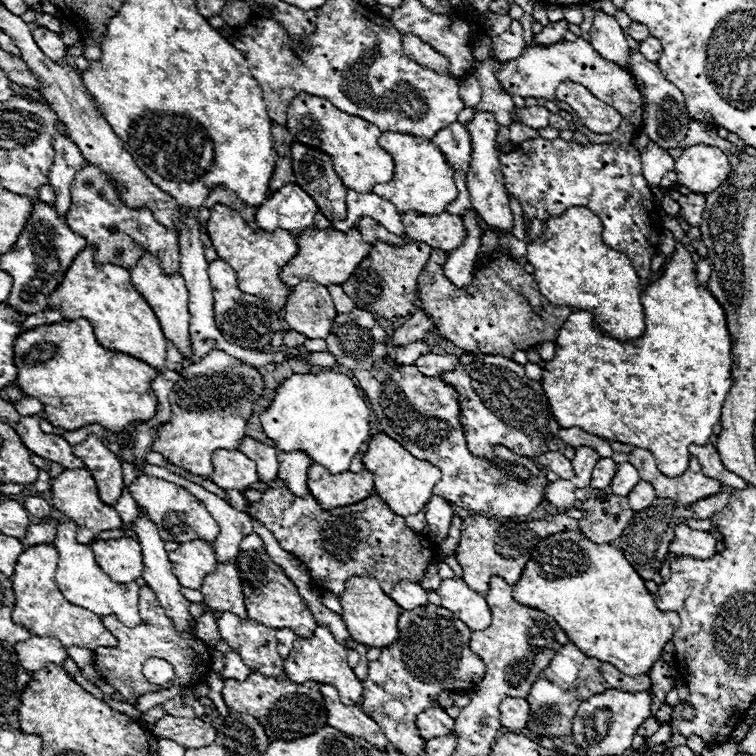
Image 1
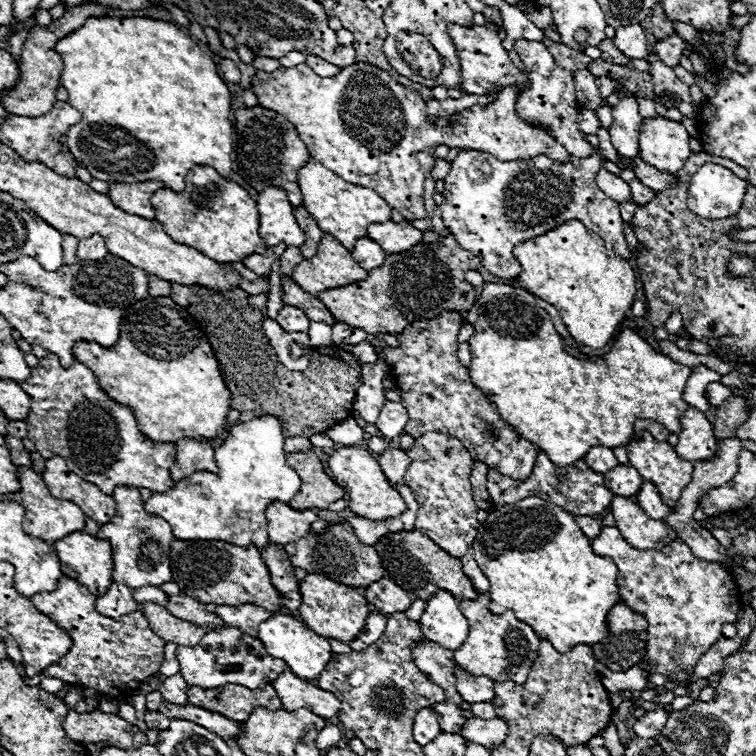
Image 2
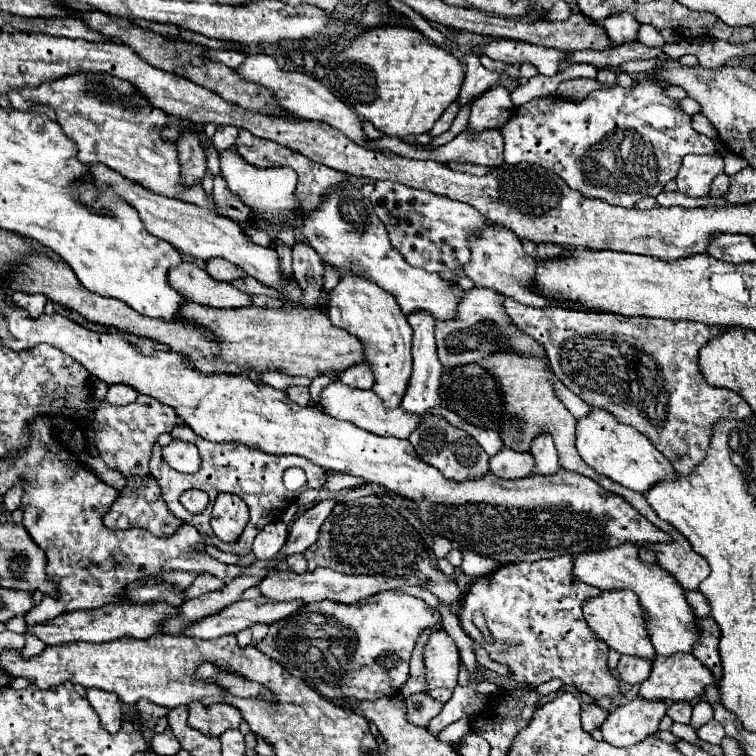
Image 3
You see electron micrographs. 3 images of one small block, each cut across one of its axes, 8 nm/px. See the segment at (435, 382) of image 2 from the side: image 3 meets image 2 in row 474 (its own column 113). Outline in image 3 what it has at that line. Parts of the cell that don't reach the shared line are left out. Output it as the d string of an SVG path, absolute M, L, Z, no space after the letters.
M150 476L144 478L128 478L126 488L120 492L120 498L114 502L112 512L106 514L104 524L112 530L128 530L128 528L146 528L154 536L172 536L180 528L180 520L170 514L166 502L160 498L160 488L156 480Z

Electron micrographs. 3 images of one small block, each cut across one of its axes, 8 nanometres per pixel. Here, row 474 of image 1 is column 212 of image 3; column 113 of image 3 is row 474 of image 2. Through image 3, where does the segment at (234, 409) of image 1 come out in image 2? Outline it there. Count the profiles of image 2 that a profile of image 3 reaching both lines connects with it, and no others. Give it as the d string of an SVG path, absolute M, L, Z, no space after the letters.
M46 354L38 366L32 368L28 382L20 384L24 392L31 398L30 416L26 418L28 438L34 442L36 452L40 452L46 460L50 456L62 456L72 472L76 472L82 480L96 484L104 494L112 494L116 486L130 488L148 488L152 492L166 492L174 486L170 478L170 468L176 456L174 444L156 444L146 438L136 424L134 412L126 404L118 404L104 394L94 372L90 372L84 364L76 362L70 368L62 368L56 354Z

